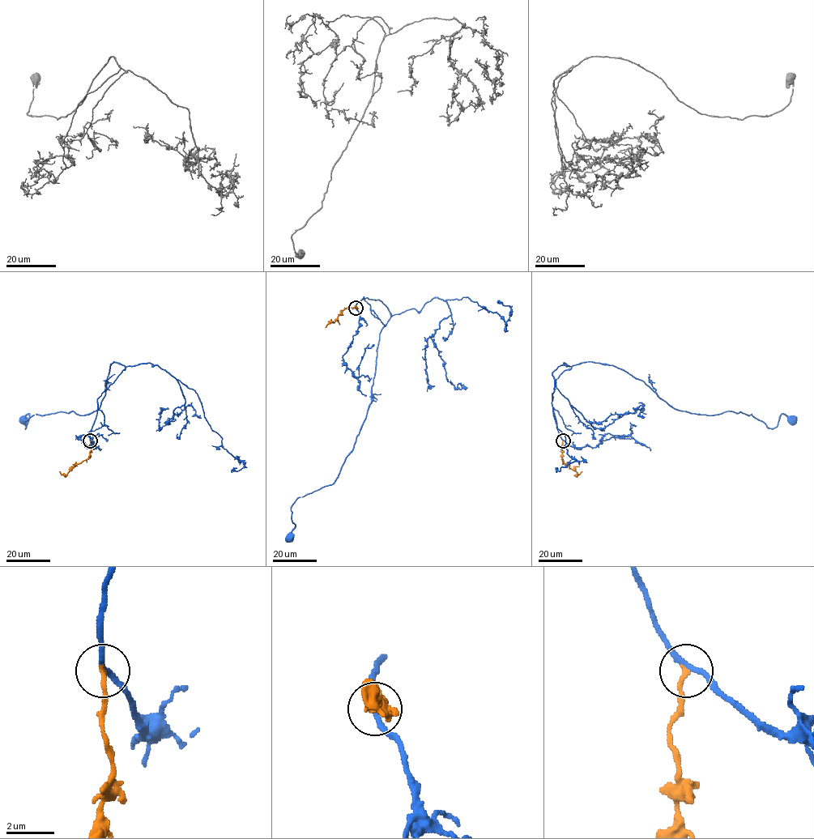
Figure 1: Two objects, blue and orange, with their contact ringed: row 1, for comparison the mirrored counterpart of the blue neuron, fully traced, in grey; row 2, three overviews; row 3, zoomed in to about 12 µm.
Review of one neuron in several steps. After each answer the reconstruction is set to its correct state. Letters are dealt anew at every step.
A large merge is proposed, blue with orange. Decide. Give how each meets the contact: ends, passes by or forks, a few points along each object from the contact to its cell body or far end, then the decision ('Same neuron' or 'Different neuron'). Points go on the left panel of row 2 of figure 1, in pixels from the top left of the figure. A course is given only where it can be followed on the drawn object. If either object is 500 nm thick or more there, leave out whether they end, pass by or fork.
At the ring blue passes by. At the ring orange ends. Course of blue: (90, 440), (97, 398), (125, 368), (117, 363), (96, 410), (36, 414), (25, 428), (28, 414), (23, 419). Course of orange: (90, 440), (90, 456), (76, 464), (66, 474), (59, 471). Same neuron

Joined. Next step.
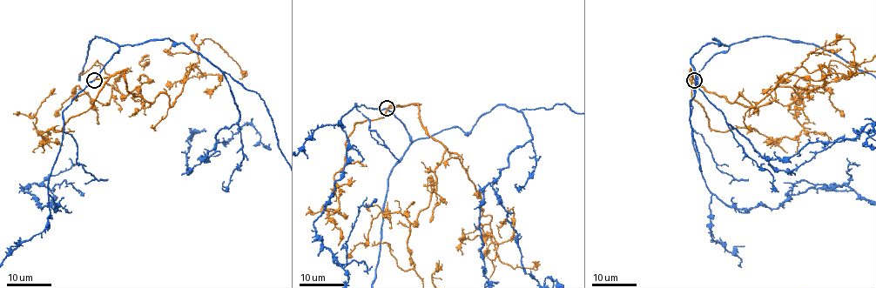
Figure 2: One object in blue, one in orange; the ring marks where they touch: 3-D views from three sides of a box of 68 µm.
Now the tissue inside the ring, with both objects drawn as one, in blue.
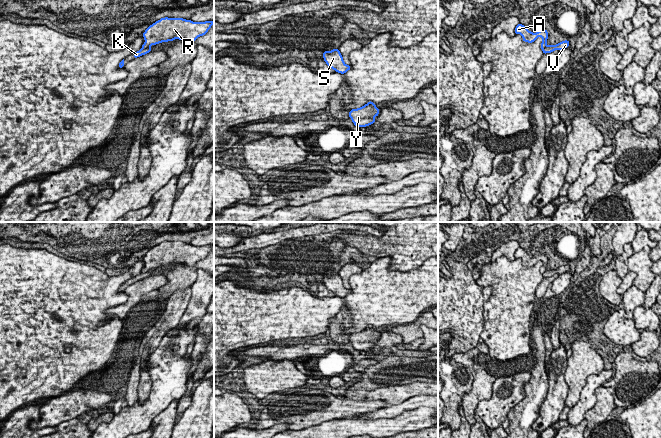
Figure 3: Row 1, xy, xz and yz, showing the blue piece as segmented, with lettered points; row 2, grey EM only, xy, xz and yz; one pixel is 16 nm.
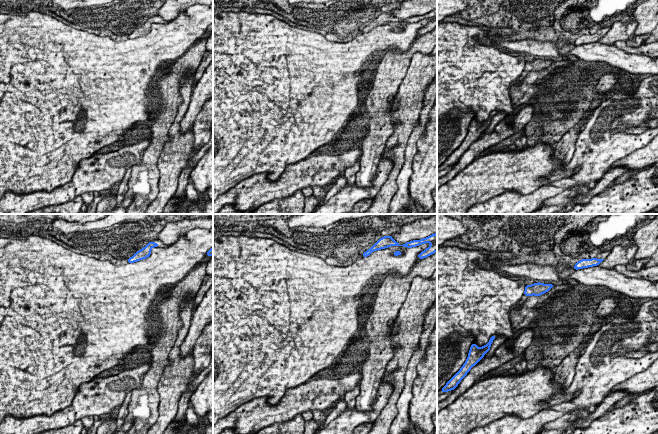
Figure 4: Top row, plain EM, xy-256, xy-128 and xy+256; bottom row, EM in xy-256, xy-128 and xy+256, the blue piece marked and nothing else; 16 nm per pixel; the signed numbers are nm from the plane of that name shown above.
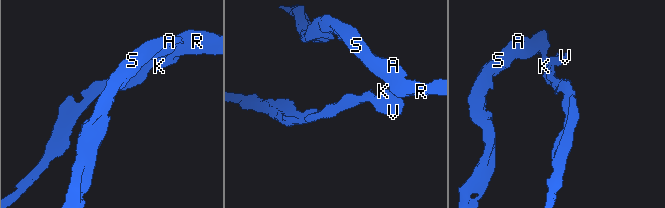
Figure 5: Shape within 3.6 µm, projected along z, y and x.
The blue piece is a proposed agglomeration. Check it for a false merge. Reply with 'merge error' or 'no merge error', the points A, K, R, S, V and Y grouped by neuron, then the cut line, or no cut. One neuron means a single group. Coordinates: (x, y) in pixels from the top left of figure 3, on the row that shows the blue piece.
merge error; A R S / K V Y; cut in xy along (149, 46), (142, 48)

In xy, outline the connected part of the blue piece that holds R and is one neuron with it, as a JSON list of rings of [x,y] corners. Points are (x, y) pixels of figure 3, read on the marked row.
[[[161,18],[143,33],[145,43],[142,48],[174,39],[196,41],[199,36],[205,35],[213,24],[214,21],[197,23],[183,18]]]

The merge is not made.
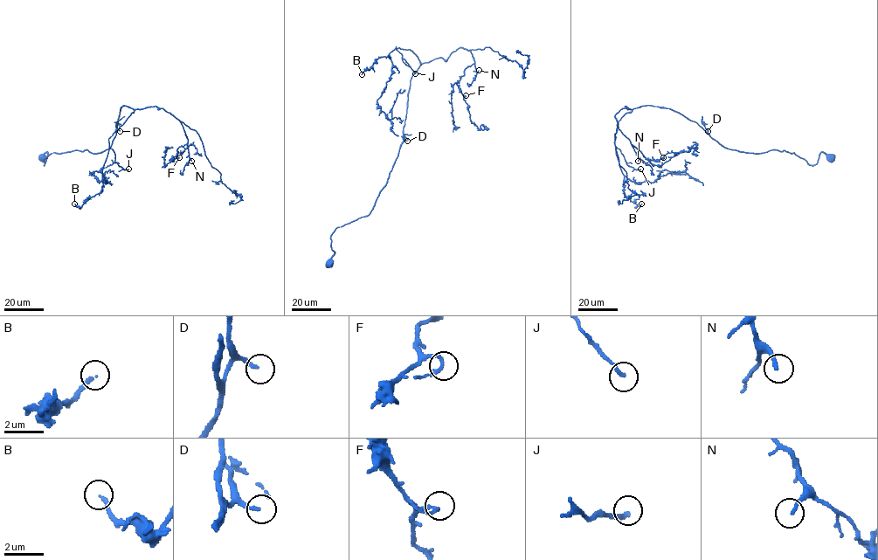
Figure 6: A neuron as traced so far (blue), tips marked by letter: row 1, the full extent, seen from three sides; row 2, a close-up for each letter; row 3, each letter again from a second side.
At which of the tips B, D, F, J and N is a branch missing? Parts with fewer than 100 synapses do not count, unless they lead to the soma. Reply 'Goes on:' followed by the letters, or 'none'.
Goes on: J, N

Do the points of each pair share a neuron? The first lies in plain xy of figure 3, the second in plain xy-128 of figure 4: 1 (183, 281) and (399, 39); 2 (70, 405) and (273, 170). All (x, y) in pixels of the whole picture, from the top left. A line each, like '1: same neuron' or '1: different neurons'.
1: different neurons
2: different neurons

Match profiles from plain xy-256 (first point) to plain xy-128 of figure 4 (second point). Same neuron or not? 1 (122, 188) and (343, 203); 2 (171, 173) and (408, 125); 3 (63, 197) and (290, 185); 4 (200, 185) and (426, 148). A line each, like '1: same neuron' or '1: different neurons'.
1: different neurons
2: same neuron
3: same neuron
4: same neuron

